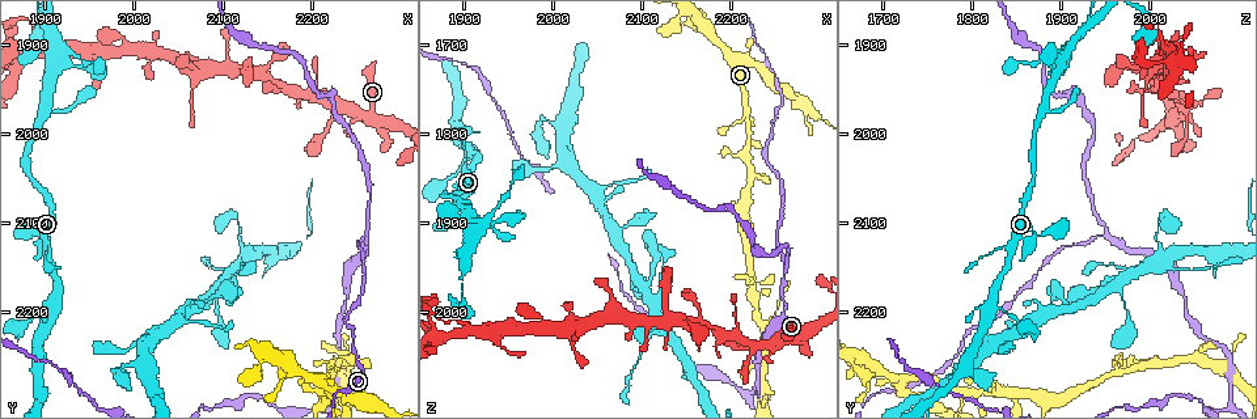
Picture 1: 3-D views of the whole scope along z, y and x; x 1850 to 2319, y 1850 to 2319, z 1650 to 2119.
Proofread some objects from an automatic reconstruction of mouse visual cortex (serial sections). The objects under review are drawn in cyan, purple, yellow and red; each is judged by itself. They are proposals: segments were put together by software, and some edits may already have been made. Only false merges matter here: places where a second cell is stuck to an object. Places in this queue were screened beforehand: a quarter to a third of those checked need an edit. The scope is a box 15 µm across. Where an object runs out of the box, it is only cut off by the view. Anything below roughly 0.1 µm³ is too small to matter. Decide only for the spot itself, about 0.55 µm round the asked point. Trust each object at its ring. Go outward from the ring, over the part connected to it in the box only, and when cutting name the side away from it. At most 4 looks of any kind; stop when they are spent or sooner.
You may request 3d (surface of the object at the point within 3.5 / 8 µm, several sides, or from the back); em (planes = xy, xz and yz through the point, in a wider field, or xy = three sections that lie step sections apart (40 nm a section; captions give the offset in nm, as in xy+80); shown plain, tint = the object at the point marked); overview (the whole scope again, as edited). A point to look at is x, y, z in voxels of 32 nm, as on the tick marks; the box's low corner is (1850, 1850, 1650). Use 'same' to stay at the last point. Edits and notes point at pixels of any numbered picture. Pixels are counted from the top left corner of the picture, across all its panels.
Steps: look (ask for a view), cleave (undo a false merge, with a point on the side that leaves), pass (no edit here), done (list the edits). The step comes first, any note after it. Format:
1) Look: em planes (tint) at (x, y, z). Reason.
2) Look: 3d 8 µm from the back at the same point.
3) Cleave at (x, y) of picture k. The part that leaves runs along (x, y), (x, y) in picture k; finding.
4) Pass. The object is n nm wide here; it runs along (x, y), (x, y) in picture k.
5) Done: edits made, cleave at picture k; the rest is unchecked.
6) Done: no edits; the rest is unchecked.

Look: 3d 8 µm at (2260, 2115, 1945). Sharp bend.

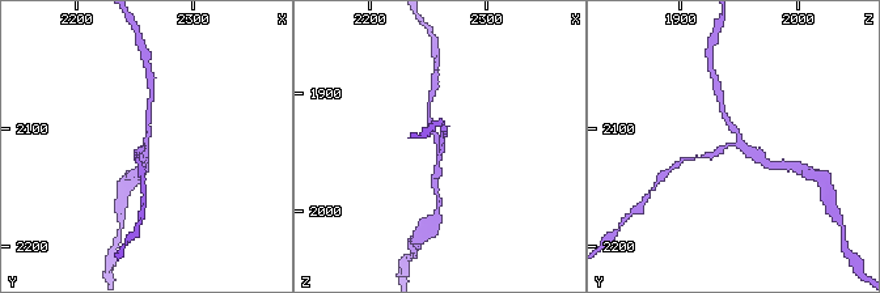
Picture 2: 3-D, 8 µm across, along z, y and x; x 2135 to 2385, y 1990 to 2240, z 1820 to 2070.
Look: em xy step 5 (tint) at (2256, 2112, 1948). 3 arms meet here; the arms are 200, 200, 300 nm wide; shape alone is not enough.

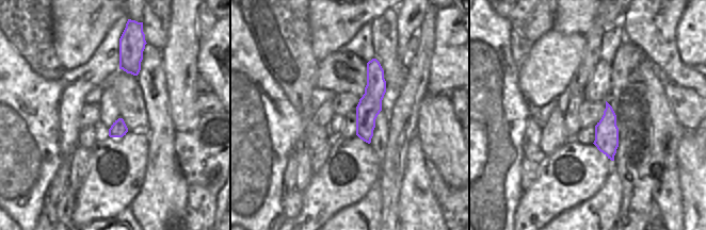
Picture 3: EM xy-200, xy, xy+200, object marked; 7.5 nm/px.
Pass. The object is 180 nm wide here; it runs along (374, 62), (368, 140) in picture 3; continuous, no second cell.

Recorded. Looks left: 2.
Look: 3d 3.5 µm from the back at (2220, 2285, 1800). Small branch off a trunk.

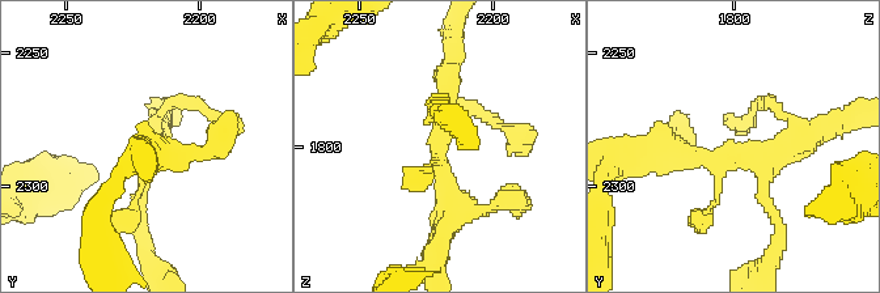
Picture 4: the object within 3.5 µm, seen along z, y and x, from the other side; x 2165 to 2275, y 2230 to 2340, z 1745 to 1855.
Look: em xy step 3 (tint) at (2219, 2290, 1802). 4 arms meet here; the arms are 150, 150, 300, 350 nm wide.

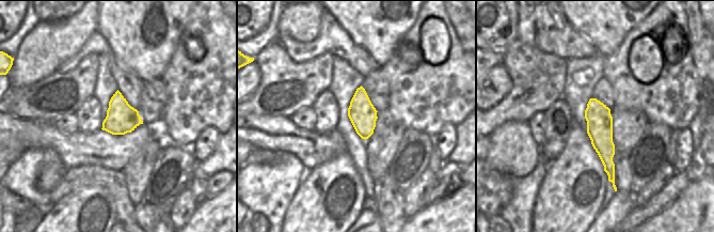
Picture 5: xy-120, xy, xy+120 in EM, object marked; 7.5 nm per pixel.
Pass. It runs along (592, 101), (612, 179) in picture 5; one cell here.

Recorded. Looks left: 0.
Done: no edits; the rest is unchecked.

